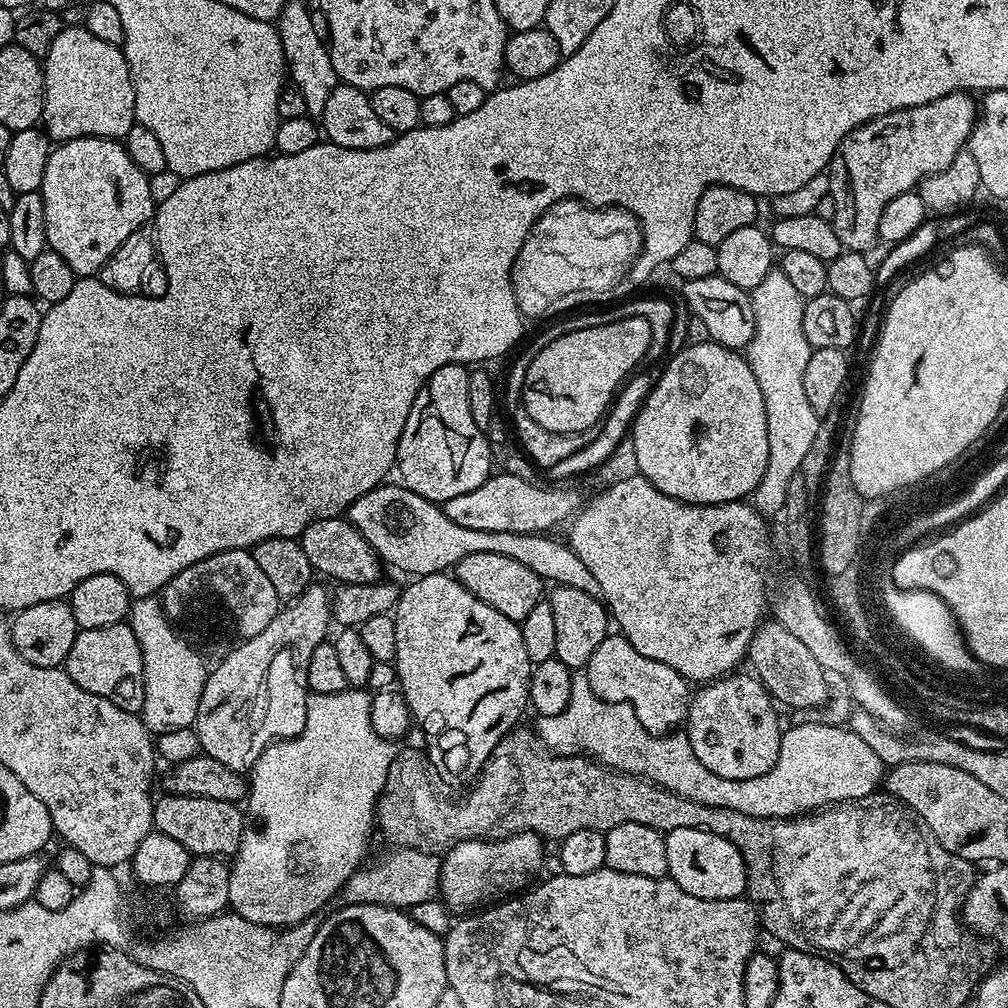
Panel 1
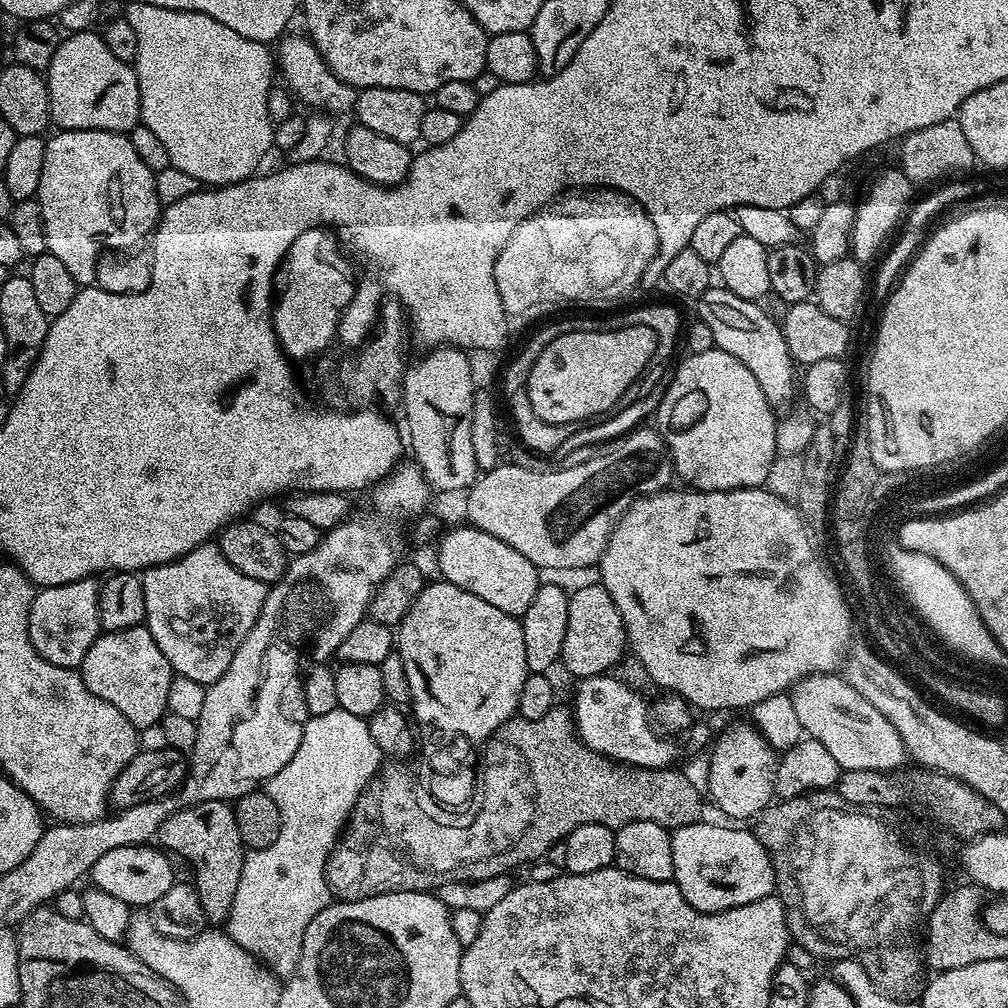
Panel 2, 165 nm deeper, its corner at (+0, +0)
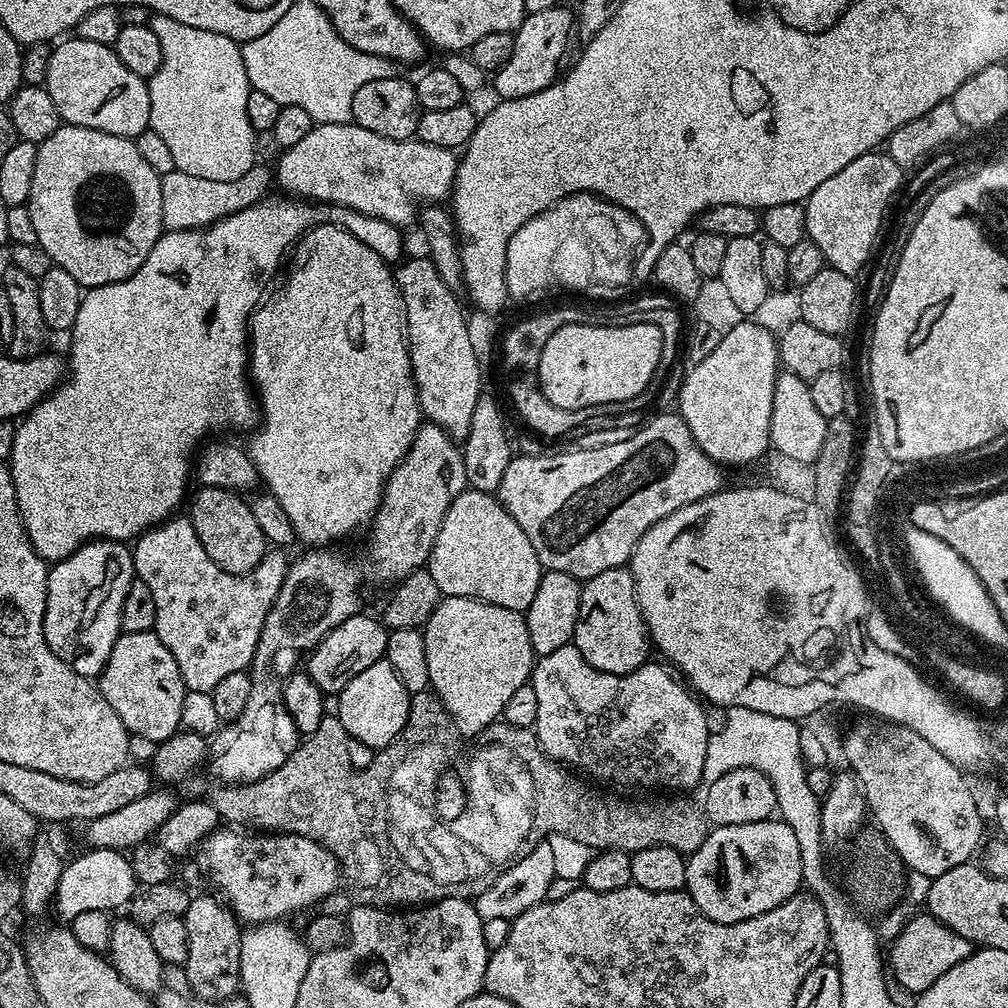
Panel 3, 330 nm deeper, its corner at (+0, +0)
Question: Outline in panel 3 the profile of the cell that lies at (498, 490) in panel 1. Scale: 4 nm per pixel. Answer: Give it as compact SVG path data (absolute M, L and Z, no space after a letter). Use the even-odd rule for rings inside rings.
M664 410L661 416L654 417L650 422L648 420L647 423L637 427L631 434L625 435L624 437L628 436L625 440L616 440L613 444L600 444L597 448L576 446L571 449L573 452L549 451L547 454L538 457L513 455L510 466L506 466L506 474L502 474L498 499L500 505L510 514L510 518L514 518L514 522L518 522L518 526L522 526L526 538L530 538L530 546L534 546L541 565L547 571L570 574L576 580L583 582L594 578L594 574L602 574L602 570L623 568L631 561L632 552L638 546L642 534L646 534L646 530L650 530L650 526L654 526L654 522L674 514L674 510L682 510L682 506L693 504L707 496L713 496L714 493L725 487L726 481L724 481L723 474L720 473L723 472L721 465L717 464L715 460L711 460L698 446L698 442L694 442L684 419L675 411L668 411L672 410Z

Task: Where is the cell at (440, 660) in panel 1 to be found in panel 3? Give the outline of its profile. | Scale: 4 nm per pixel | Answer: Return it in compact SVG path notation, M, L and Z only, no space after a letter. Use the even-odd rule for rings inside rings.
M444 596L430 614L430 618L423 626L424 642L426 644L426 667L430 669L430 688L436 693L438 699L447 703L451 708L453 715L456 716L457 724L464 732L475 732L476 729L482 730L489 728L492 724L497 723L503 717L506 701L515 694L523 684L529 683L532 678L532 669L534 667L534 653L530 646L530 634L524 621L524 616L514 610L506 610L506 606L494 606L490 602L475 600L469 596Z

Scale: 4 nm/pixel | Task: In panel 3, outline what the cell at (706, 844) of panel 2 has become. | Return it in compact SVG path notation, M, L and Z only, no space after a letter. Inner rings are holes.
M781 818L716 826L687 857L686 891L706 918L723 924L742 922L782 906L802 888L802 856L797 835Z

